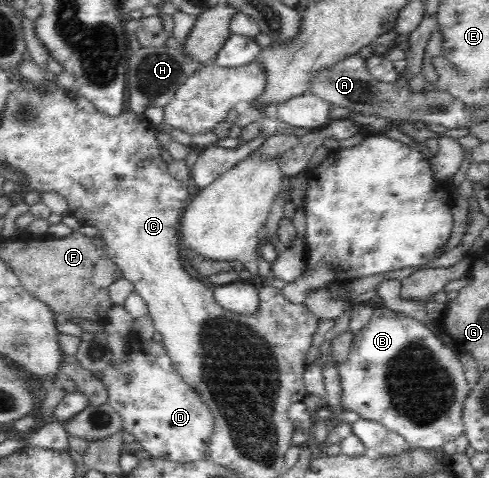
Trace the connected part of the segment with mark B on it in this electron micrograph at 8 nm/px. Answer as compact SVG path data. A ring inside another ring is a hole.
M375 303L372 321L355 335L350 357L348 357L348 360L340 362L337 368L341 377L341 389L343 389L341 391L341 400L344 404L344 408L349 412L356 412L361 419L376 421L384 428L398 433L398 435L401 435L406 440L409 448L438 451L444 443L454 441L458 435L464 433L464 402L468 397L469 388L466 383L466 376L464 375L464 366L460 361L457 351L438 330L436 331L431 327L428 328L426 325L422 325L420 321L412 319L412 317L405 317L401 314L397 314L393 310L382 309L382 311L380 311L380 309L377 309L377 303Z

